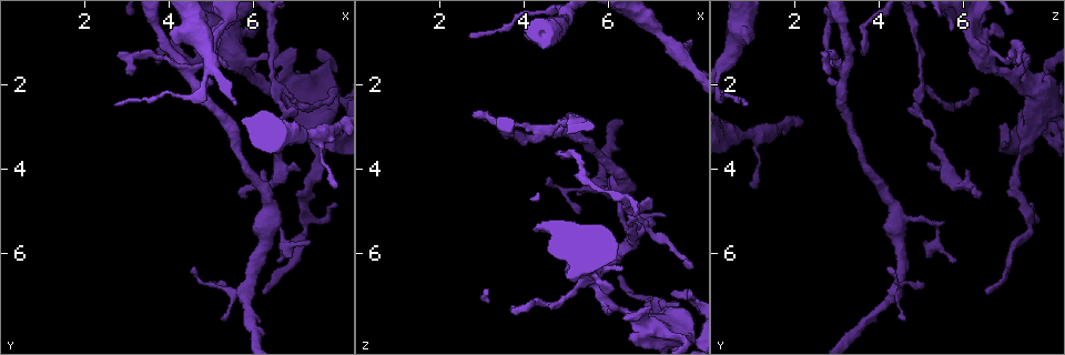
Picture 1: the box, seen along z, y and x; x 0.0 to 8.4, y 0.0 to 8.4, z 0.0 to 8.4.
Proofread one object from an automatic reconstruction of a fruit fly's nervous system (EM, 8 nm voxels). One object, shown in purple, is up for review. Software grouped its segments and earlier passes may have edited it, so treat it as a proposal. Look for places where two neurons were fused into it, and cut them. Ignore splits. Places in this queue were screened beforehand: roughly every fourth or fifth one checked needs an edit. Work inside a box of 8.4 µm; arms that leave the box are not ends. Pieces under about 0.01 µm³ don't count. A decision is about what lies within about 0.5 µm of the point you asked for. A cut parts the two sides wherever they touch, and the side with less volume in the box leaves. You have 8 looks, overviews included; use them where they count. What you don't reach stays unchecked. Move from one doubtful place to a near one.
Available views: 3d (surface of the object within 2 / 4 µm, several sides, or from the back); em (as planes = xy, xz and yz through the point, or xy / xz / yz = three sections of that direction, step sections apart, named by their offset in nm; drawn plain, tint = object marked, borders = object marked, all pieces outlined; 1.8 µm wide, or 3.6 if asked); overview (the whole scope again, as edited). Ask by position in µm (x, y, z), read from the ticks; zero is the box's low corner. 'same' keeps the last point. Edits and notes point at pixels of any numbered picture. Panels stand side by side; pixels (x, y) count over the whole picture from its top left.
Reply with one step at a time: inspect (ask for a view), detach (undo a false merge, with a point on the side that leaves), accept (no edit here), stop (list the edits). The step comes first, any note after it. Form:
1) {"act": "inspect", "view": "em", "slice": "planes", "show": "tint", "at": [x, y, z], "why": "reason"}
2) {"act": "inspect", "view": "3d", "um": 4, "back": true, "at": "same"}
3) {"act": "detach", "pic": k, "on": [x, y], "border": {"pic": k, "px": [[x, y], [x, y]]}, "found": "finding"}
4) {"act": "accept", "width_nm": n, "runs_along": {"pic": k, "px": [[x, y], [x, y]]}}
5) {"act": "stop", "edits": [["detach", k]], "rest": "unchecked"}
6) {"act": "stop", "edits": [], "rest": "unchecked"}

{"act": "inspect", "view": "3d", "um": 4, "back": true, "at": [5.35, 1.30, 6.70], "why": "three-way junction"}

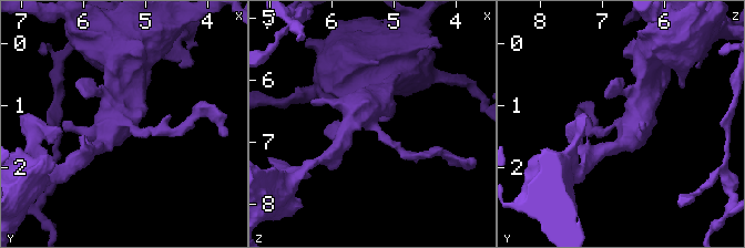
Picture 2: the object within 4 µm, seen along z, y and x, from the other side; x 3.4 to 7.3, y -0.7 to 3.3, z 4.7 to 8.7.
{"act": "inspect", "view": "em", "slice": "planes", "show": "borders", "at": [5.35, 1.25, 6.65]}

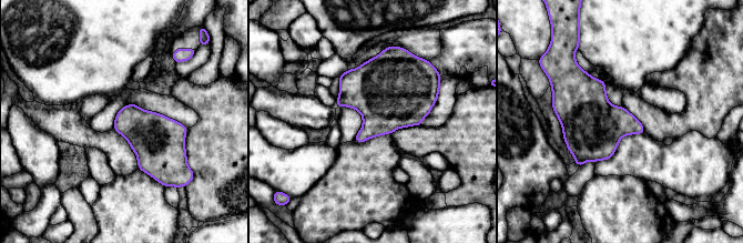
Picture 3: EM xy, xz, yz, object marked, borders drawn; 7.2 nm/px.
{"act": "accept", "width_nm": 280, "found": "one neuron here"}

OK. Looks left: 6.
{"act": "inspect", "view": "em", "slice": "planes", "show": "tint", "at": [4.60, 1.75, 3.15], "why": "calibre changes"}

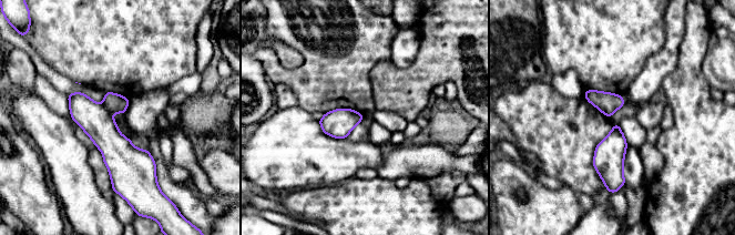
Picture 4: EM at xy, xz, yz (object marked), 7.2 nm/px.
{"act": "detach", "pic": 4, "on": [94, 119], "part_leaving": {"pic": 4, "px": [[71, 96], [151, 175]]}, "found": "two neurons meet here"}

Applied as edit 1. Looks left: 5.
{"act": "inspect", "view": "overview", "why": "see it whole again"}

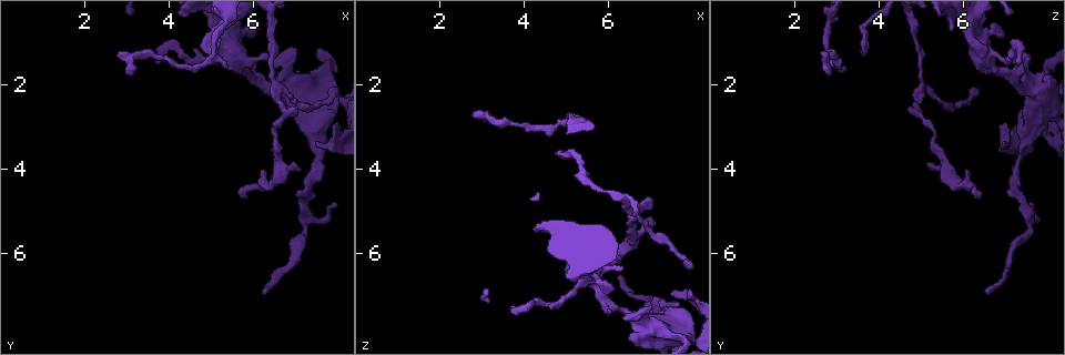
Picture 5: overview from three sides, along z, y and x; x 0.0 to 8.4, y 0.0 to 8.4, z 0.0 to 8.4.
{"act": "inspect", "view": "em", "um": 3.6, "slice": "planes", "show": "tint", "at": [6.95, 2.30, 7.80], "why": "sharp bend"}

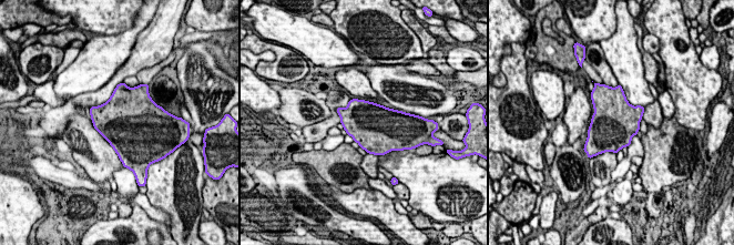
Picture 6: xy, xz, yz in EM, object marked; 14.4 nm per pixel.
{"act": "accept", "found": "continuous, no second neuron"}

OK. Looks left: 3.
{"act": "stop", "edits": [["detach", 4]], "rest": "unchecked"}

